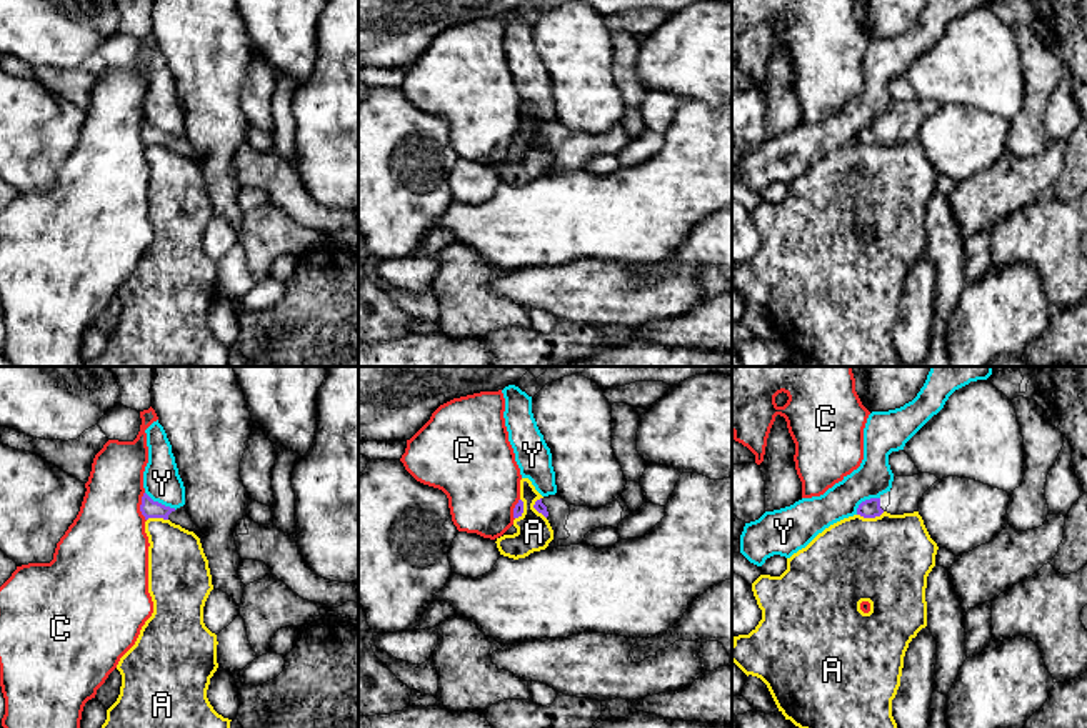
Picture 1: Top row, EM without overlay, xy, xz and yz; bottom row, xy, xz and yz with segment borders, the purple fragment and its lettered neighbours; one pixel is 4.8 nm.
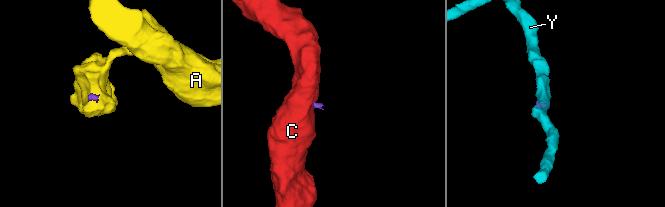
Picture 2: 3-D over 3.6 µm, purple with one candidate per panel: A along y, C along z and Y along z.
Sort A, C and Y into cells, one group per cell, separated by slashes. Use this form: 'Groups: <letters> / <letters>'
Groups: A / C / Y

